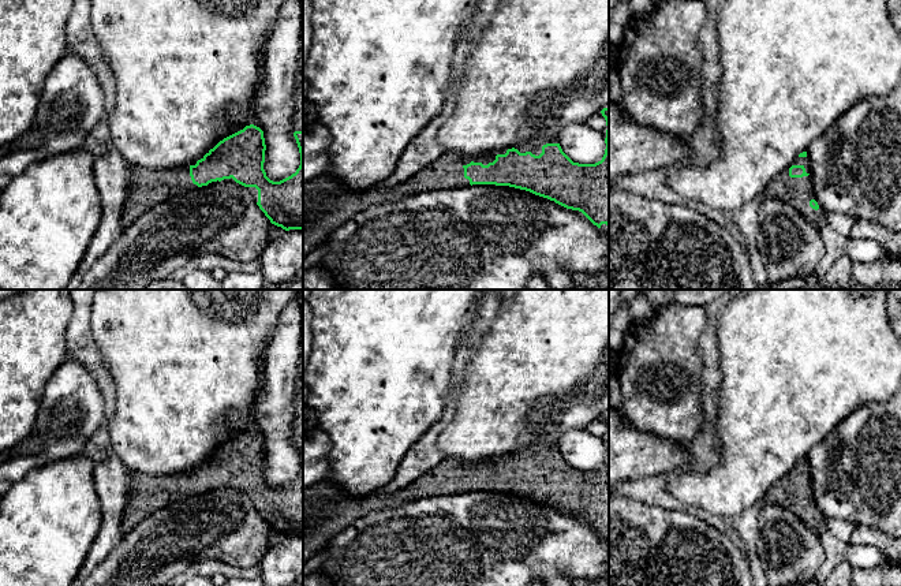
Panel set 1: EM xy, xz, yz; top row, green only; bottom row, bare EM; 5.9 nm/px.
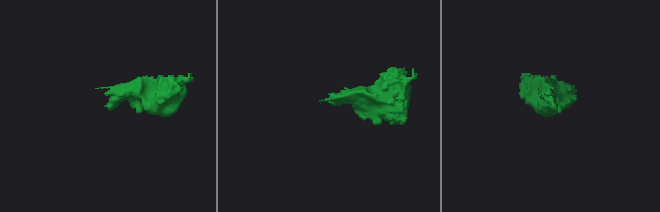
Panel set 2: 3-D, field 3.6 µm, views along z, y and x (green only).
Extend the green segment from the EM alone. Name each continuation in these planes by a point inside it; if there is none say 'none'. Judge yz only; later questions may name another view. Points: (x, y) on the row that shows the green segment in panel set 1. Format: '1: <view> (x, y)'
1: yz (797, 191)

